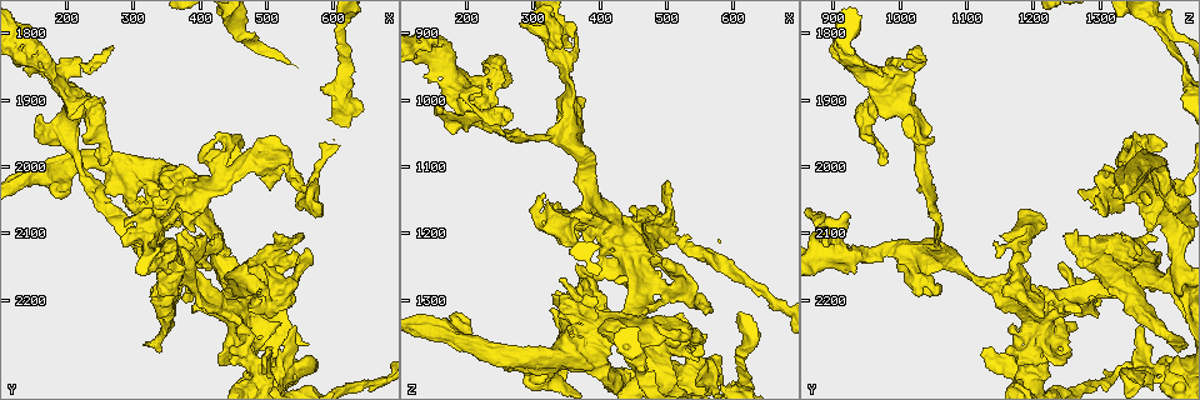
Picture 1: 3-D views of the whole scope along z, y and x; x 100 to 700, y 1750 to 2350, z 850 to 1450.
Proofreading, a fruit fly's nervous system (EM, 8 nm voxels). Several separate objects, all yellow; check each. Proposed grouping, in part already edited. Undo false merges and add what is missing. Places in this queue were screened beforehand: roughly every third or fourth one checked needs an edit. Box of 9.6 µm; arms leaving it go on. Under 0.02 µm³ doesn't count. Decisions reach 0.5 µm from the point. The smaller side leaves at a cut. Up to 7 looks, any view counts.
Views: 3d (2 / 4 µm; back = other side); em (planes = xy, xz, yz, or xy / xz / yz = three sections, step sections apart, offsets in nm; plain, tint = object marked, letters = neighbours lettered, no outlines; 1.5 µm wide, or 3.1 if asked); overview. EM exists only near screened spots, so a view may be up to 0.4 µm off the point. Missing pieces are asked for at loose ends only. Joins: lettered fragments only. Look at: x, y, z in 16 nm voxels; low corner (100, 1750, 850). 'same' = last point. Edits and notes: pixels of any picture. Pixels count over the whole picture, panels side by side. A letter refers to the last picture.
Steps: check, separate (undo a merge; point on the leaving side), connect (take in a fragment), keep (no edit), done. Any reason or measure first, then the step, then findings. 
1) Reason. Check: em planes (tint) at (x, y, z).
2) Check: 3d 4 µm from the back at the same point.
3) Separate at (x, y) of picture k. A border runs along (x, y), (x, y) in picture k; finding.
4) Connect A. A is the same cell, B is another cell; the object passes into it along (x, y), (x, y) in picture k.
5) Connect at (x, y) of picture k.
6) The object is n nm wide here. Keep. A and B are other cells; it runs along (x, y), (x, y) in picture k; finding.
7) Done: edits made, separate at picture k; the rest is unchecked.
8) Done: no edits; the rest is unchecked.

Abrupt turn. Check: 3d 4 µm at (360, 2160, 1015).

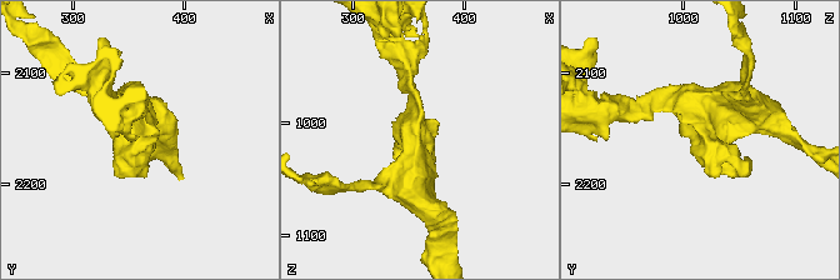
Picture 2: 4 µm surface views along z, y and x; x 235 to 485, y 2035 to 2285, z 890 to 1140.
Now the EM. Check: em yz step 4 (tint) at (358, 2156, 1020).

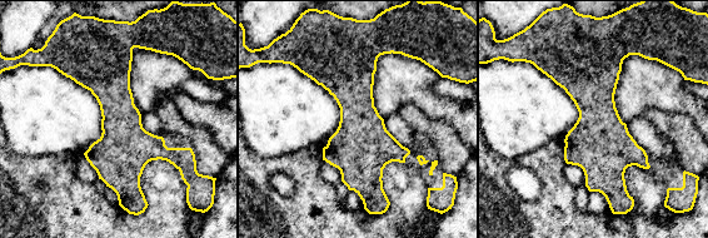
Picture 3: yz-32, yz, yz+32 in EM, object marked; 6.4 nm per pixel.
Another direction. Check: em planes (letters) at the same point.

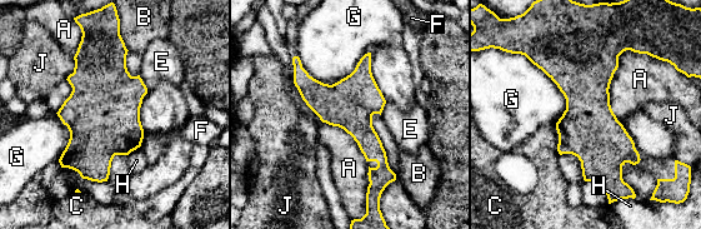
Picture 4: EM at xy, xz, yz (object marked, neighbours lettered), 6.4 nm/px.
Keep. A, B, C, E, F, G, H and J are other cells; it runs along (298, 66), (367, 139), (375, 177) in picture 4; one neuron here.

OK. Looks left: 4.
Three-way junction. Check: em xy step 8 (tint) at (220, 1905, 985).

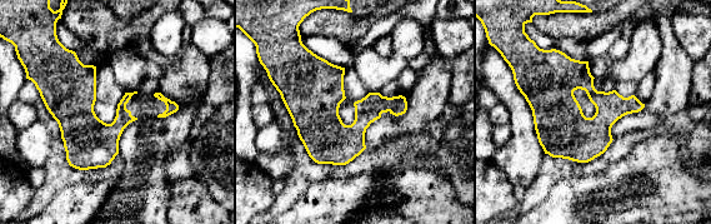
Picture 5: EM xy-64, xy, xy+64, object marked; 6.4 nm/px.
Another direction. Check: em planes (letters) at the same point.

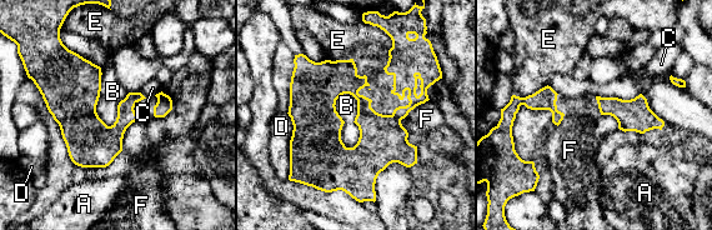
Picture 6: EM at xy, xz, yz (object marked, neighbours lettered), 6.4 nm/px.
Keep. A, B, C, D, E and F are other cells; a border runs along (100, 68), (96, 114), (110, 126) in picture 6; continuous, no second neuron.

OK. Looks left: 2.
Check: em planes (plain) at (280, 2095, 1065).

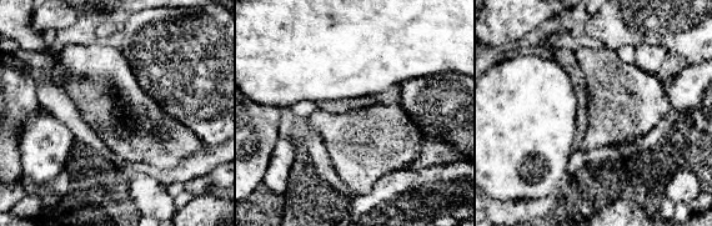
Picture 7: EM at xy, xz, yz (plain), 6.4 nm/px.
Check: em planes (letters) at the same point.

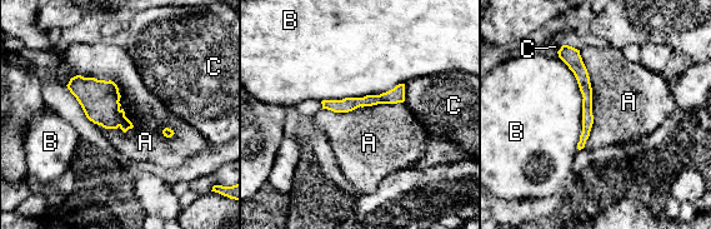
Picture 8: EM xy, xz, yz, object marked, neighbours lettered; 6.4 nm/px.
Keep. A, B and C are other cells; none of them fits.

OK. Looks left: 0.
Done: no edits; the rest is unchecked.

